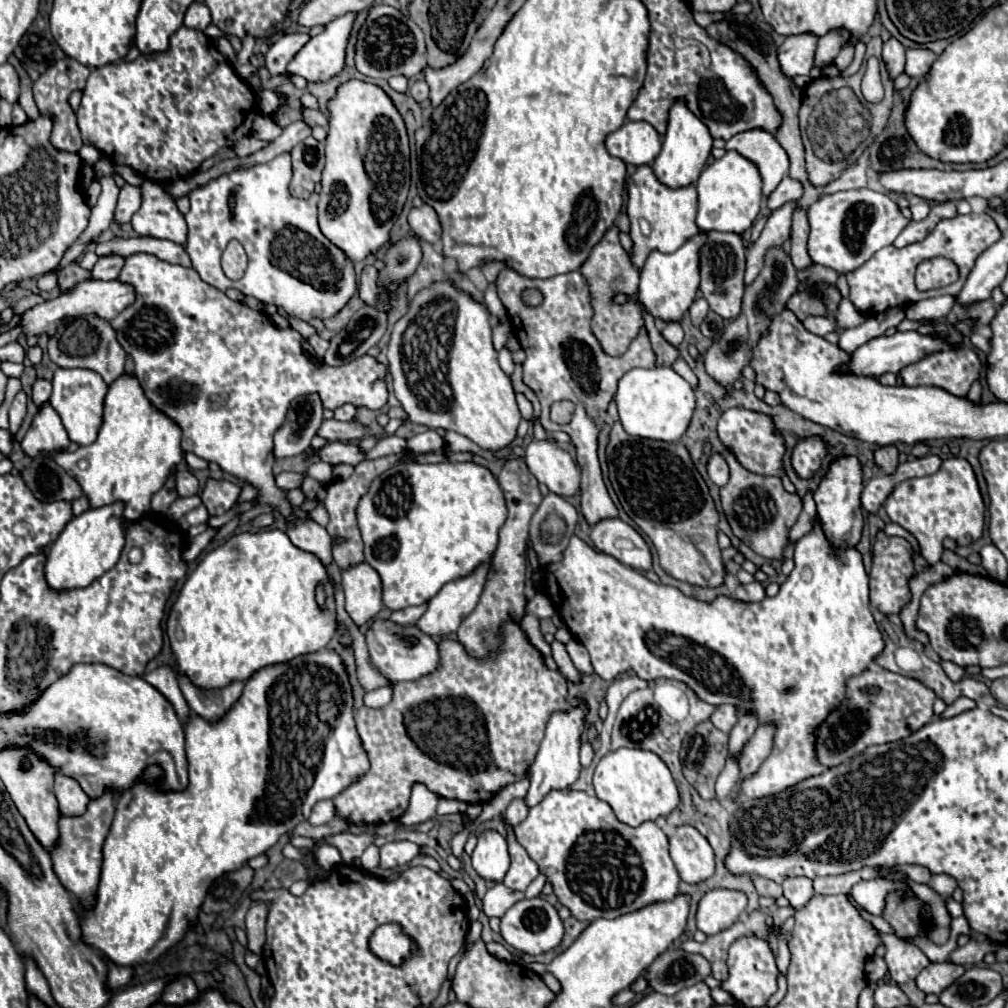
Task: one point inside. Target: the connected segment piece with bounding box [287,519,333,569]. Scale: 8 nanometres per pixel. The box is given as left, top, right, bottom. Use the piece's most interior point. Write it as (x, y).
(307, 535)

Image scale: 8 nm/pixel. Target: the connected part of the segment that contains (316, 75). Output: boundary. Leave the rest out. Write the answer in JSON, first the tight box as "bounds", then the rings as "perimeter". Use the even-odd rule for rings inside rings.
{"bounds":[285,13,355,83],"perimeter":[[[347,13],[327,23],[325,31],[311,37],[311,41],[293,57],[285,75],[299,75],[311,83],[327,83],[337,73],[341,73],[353,19],[355,13]]]}

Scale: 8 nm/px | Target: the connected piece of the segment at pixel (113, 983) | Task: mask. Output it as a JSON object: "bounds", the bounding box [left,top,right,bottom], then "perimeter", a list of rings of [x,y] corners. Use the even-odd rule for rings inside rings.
{"bounds":[107,963,133,991],"perimeter":[[[109,963],[109,977],[107,977],[107,985],[109,985],[113,991],[117,991],[119,987],[123,987],[123,985],[129,983],[131,973],[133,973],[131,967],[117,967],[117,965]]]}

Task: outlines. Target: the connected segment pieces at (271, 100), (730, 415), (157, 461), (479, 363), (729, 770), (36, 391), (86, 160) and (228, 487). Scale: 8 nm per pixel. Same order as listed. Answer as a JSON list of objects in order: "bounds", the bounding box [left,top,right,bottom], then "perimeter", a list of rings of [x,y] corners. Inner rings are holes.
[{"bounds":[257,89,277,115],"perimeter":[[[265,89],[265,91],[259,95],[257,105],[259,105],[259,109],[263,109],[265,115],[273,115],[273,111],[277,109],[277,91]]]},{"bounds":[717,407,795,493],"perimeter":[[[741,407],[729,409],[729,411],[725,411],[725,413],[721,415],[717,433],[719,433],[719,439],[725,443],[725,447],[735,453],[735,457],[739,459],[739,463],[741,463],[745,469],[749,469],[749,471],[753,471],[753,473],[759,473],[759,475],[779,475],[779,477],[783,479],[785,489],[787,489],[789,493],[795,493],[793,483],[789,483],[789,479],[787,479],[787,477],[783,475],[783,471],[781,471],[781,459],[783,459],[783,453],[785,453],[783,439],[775,433],[773,421],[771,421],[767,415],[753,413],[753,411],[741,409]]]},{"bounds":[55,375,181,519],"perimeter":[[[121,375],[109,387],[97,441],[79,447],[75,453],[63,451],[55,457],[57,465],[61,465],[81,485],[91,509],[125,503],[123,519],[141,519],[147,513],[151,497],[161,489],[161,485],[165,485],[169,473],[177,469],[181,459],[181,429],[155,411],[145,399],[139,381],[127,375]]]},{"bounds":[385,283,521,451],"perimeter":[[[433,283],[429,289],[419,291],[419,295],[411,301],[407,313],[395,323],[395,329],[393,329],[391,341],[389,341],[387,359],[389,359],[389,373],[393,377],[395,397],[401,401],[403,409],[407,413],[405,421],[393,419],[393,421],[387,423],[387,427],[385,427],[387,435],[393,435],[401,425],[405,425],[405,423],[411,421],[411,423],[419,423],[419,425],[425,425],[425,427],[431,427],[431,429],[451,429],[451,431],[457,431],[457,433],[469,437],[473,443],[477,443],[485,451],[499,451],[503,447],[513,445],[513,441],[517,437],[517,427],[521,423],[521,413],[519,413],[519,407],[517,407],[517,401],[515,401],[515,391],[513,391],[511,379],[501,371],[501,367],[497,363],[497,351],[493,349],[493,343],[491,343],[491,317],[489,317],[485,305],[475,303],[467,293],[459,293],[451,283]]]},{"bounds":[715,757,739,801],"perimeter":[[[727,757],[727,765],[725,769],[721,771],[717,783],[715,783],[715,791],[717,791],[717,799],[723,801],[725,797],[731,795],[731,791],[735,789],[735,781],[739,777],[739,765],[737,765],[737,759],[733,757]]]},{"bounds":[31,379,51,407],"perimeter":[[[37,379],[33,385],[33,395],[31,395],[33,403],[37,407],[43,407],[49,401],[49,397],[51,397],[51,383],[45,379]]]},{"bounds":[79,145,103,165],"perimeter":[[[85,145],[85,147],[79,151],[79,157],[81,157],[83,165],[93,165],[97,159],[101,159],[101,157],[103,157],[103,153],[101,153],[101,151],[97,151],[97,149],[95,149],[95,147],[91,147],[91,145]]]},{"bounds":[199,479,241,517],"perimeter":[[[207,479],[203,491],[199,493],[203,505],[209,511],[209,517],[227,513],[237,503],[239,495],[241,495],[241,487],[223,479]]]}]

